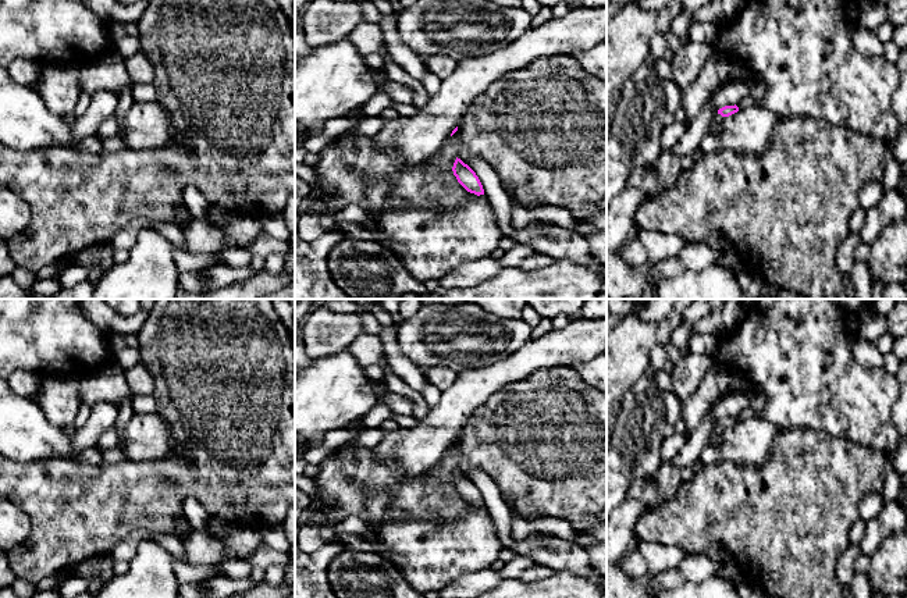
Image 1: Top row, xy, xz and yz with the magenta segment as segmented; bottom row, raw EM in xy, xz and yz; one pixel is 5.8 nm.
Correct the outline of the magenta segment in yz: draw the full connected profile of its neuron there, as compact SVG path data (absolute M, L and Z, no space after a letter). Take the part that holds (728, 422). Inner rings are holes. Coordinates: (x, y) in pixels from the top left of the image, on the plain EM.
M736 416L725 417L725 419L719 420L711 433L711 446L718 446L721 442L722 431L737 423L739 423L739 419Z

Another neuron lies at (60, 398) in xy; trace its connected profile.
M47 375L39 389L39 407L50 424L58 428L72 428L81 398L79 377Z

